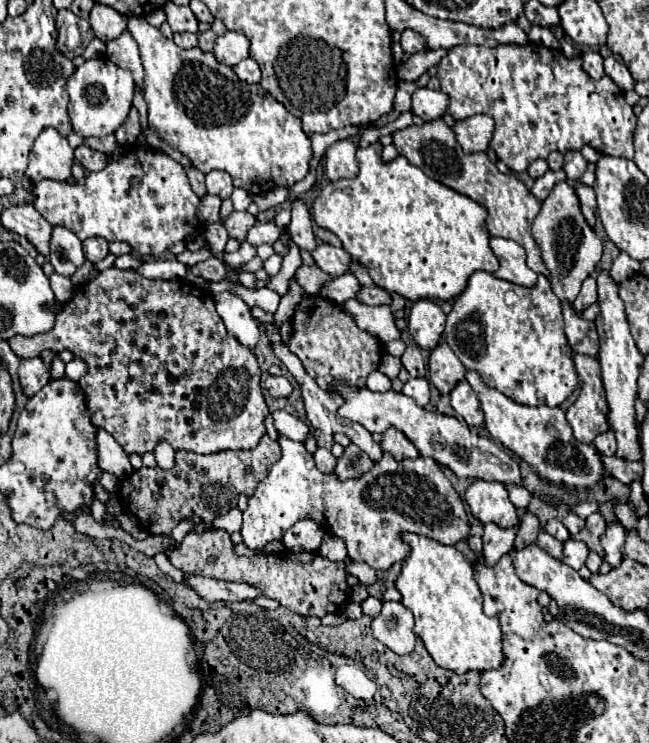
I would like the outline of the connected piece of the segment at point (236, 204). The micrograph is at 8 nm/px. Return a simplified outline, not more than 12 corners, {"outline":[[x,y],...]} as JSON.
{"outline":[[235,188],[231,202],[235,210],[247,210],[253,194]]}

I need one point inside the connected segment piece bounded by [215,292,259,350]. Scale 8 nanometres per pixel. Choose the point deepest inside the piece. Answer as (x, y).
(233, 311)

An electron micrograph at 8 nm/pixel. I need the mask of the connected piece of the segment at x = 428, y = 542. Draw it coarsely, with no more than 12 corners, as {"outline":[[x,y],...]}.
{"outline":[[419,534],[395,586],[455,674],[505,662],[473,566]]}

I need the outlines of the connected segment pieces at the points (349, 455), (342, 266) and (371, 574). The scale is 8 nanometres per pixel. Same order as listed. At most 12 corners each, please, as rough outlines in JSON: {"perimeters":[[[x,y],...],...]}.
{"perimeters":[[[349,444],[337,460],[341,480],[361,478],[373,466],[371,458]],[[319,244],[311,252],[315,264],[331,274],[349,272],[345,248]],[[351,562],[346,565],[348,575],[360,583],[376,582],[376,571],[366,563]]]}

